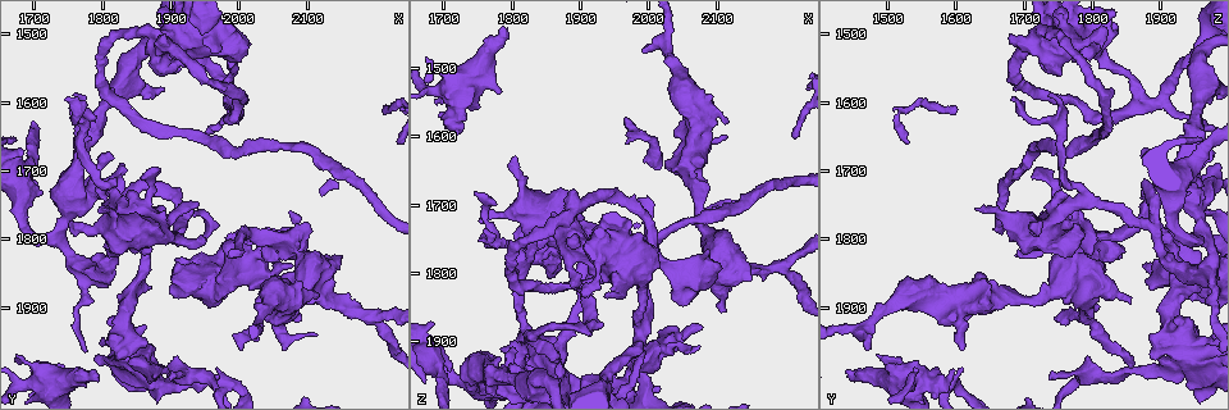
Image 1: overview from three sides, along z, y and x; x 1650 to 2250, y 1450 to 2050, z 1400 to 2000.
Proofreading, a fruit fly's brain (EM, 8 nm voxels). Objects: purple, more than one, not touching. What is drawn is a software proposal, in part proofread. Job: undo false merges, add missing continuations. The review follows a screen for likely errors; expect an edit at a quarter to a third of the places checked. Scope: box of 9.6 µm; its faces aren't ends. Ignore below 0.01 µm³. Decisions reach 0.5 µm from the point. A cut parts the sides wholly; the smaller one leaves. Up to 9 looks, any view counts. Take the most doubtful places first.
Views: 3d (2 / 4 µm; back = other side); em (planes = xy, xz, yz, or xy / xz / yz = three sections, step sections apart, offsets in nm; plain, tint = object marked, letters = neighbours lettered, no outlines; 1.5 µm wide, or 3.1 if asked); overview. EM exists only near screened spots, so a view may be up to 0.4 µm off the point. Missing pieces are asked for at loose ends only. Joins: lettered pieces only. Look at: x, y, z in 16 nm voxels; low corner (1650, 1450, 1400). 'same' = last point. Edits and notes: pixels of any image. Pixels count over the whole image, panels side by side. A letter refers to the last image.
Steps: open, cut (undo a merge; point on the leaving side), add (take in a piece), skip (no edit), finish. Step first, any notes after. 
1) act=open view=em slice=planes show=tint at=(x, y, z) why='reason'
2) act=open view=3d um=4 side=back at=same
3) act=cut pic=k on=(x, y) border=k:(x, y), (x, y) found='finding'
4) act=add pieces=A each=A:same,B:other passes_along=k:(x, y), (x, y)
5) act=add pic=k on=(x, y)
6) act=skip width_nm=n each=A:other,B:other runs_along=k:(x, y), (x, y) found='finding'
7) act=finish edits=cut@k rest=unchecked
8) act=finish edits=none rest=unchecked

act=open view=3d um=2 side=back at=(1870, 1870, 1955) why='an open end'

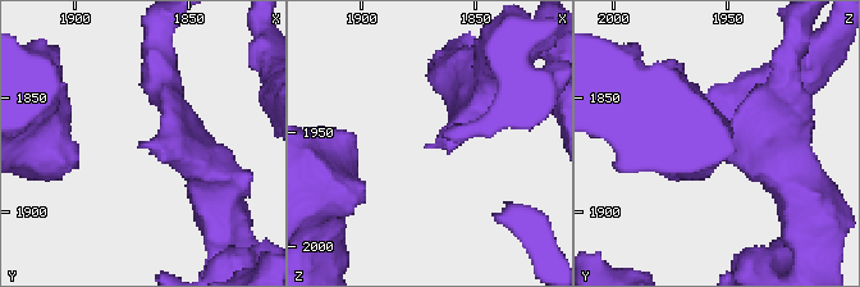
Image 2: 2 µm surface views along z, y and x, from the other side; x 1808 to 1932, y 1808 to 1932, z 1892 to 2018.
act=open view=em slice=yz step=4 show=tint at=(1870, 1871, 1957) why='shape alone is not enough'

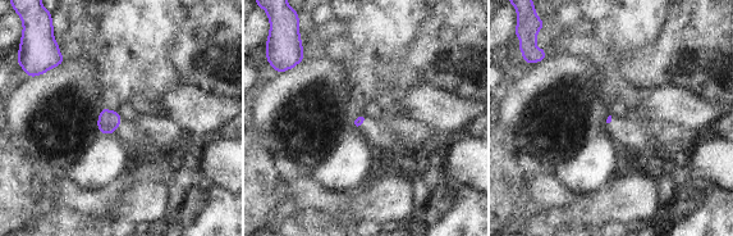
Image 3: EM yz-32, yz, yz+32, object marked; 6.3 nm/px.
act=open view=em slice=planes show=letters at=same why='another direction'

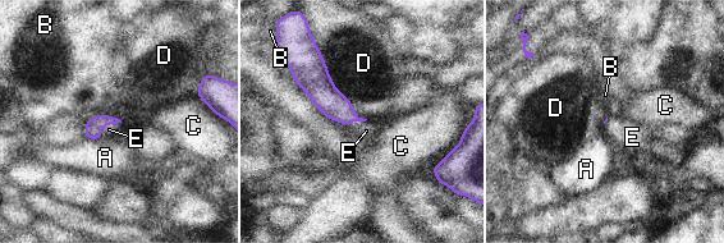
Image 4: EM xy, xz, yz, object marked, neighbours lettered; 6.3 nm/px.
act=add pieces=E longest_contact=D:550nm each=A:other,B:other,C:other,D:other,E:same found='the cell continues'

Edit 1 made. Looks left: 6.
act=open view=em slice=planes show=plain at=(1985, 1825, 1690) why='branch stops here'

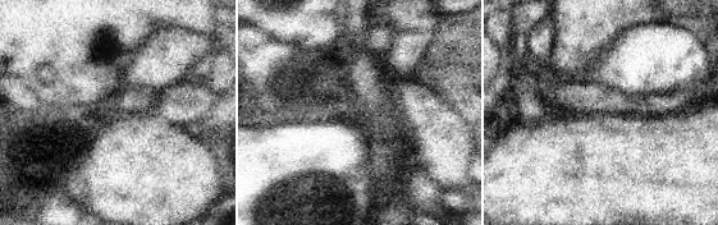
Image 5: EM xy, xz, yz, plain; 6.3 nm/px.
act=open view=em slice=planes show=letters at=same

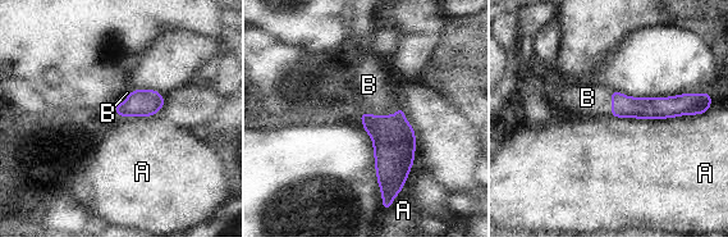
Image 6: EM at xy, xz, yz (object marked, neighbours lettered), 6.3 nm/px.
act=add pieces=B each=A:other,B:same found='it goes on there'

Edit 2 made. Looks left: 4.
act=open view=overview why='see it whole again'

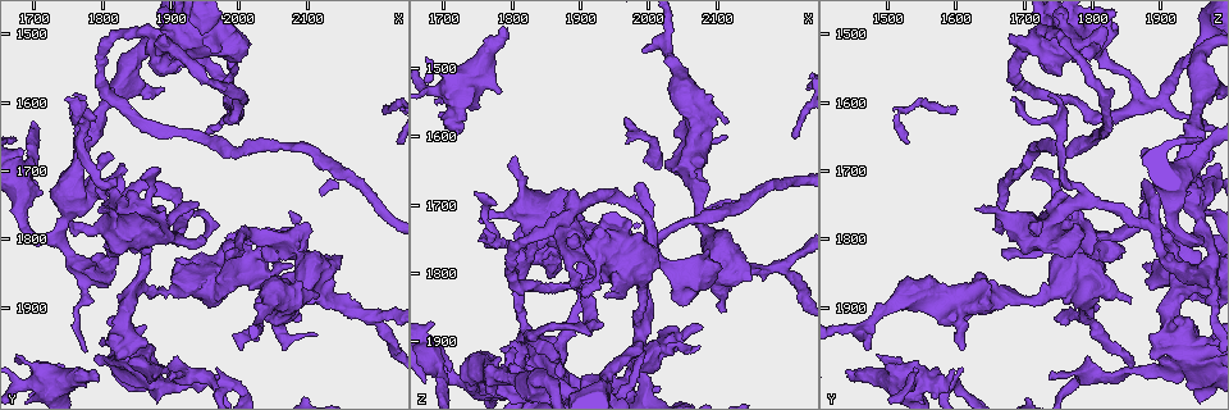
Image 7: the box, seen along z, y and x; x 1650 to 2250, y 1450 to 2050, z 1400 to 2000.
act=open view=3d um=2 at=(1785, 1990, 1435) why='branch stops here'

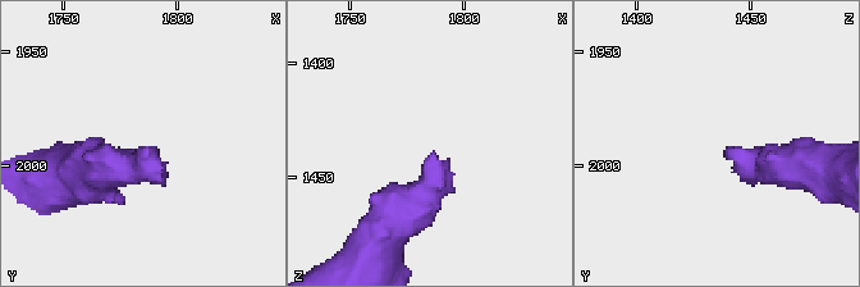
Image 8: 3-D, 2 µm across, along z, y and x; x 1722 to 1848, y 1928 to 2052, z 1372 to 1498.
act=open view=em slice=xy step=8 show=letters at=(1787, 1991, 1440) why='shape alone is not enough'

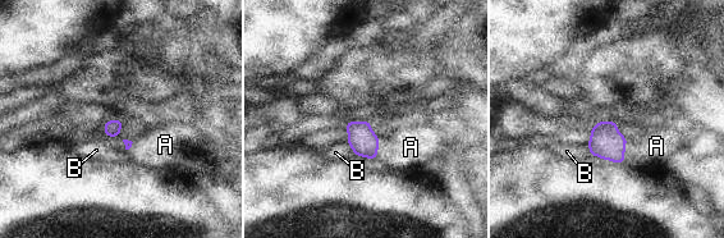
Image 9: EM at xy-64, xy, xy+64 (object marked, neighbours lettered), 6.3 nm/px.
act=add pieces=A each=A:same,B:other passes_along=9:(363, 142), (377, 147), (411, 147) found='the cell continues'

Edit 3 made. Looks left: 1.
act=finish edits=add@4,add@6,add@9 rest=unchecked

